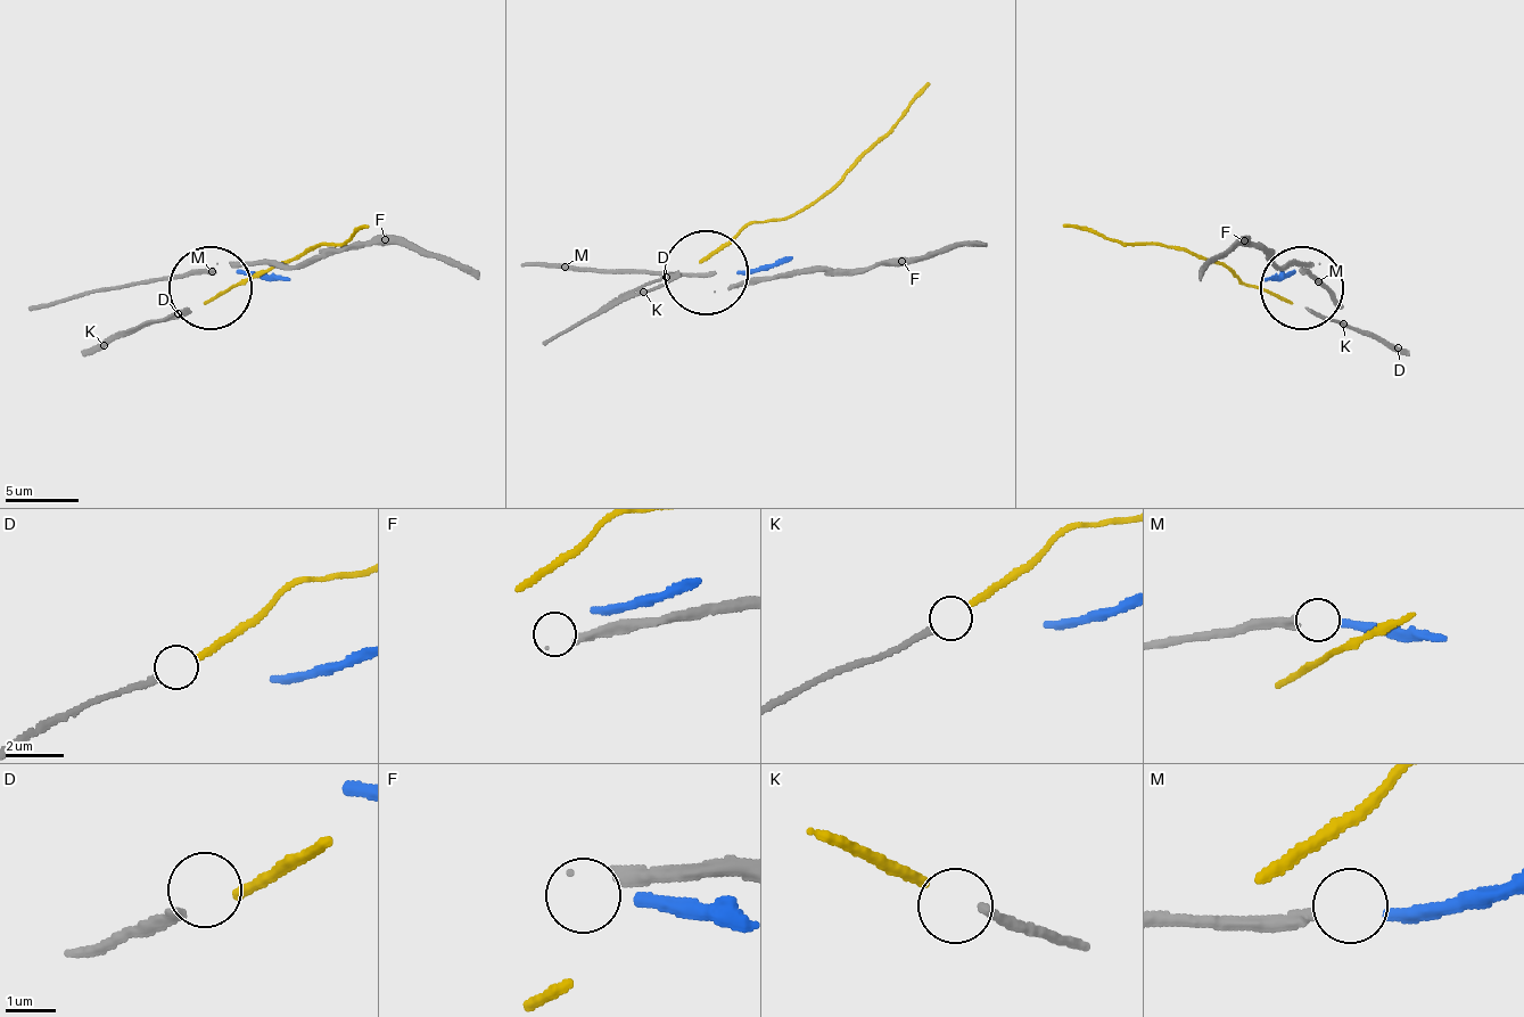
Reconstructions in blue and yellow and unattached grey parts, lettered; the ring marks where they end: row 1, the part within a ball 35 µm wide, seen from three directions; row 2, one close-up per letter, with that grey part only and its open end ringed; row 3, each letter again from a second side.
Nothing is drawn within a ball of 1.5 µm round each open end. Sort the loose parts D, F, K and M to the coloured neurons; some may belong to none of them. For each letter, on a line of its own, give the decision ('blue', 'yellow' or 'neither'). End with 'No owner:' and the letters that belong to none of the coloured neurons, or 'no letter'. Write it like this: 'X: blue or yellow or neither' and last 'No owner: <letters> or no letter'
D: neither
F: neither
K: yellow
M: blue
No owner: D, F

